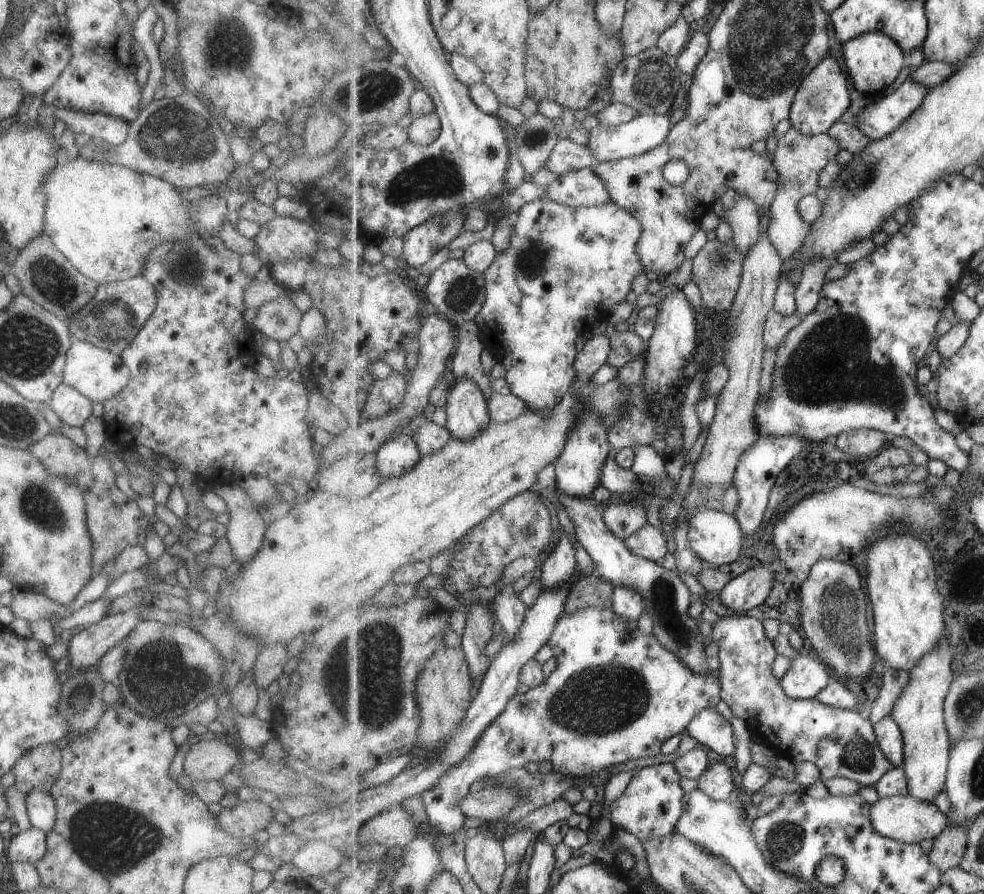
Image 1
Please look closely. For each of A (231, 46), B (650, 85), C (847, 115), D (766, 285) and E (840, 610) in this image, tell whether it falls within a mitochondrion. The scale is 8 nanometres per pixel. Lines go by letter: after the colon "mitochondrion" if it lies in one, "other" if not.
A: mitochondrion
B: mitochondrion
C: other
D: other
E: mitochondrion

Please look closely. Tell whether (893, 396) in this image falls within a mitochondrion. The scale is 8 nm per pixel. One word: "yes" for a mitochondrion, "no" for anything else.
yes

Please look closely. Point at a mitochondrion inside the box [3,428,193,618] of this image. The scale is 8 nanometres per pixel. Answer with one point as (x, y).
(38, 504)

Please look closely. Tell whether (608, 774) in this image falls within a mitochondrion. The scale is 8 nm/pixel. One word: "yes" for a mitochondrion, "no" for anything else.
no

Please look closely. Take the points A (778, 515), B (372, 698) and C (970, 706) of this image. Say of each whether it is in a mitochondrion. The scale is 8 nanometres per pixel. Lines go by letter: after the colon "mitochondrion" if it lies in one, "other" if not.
A: other
B: mitochondrion
C: mitochondrion

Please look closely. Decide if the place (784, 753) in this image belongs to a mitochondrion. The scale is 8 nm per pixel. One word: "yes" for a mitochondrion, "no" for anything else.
no

